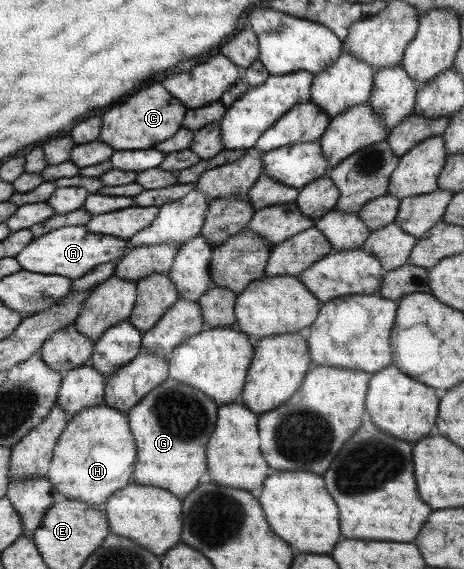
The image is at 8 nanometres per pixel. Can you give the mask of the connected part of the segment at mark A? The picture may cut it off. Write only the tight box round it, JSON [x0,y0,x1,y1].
[16,226,128,279]

